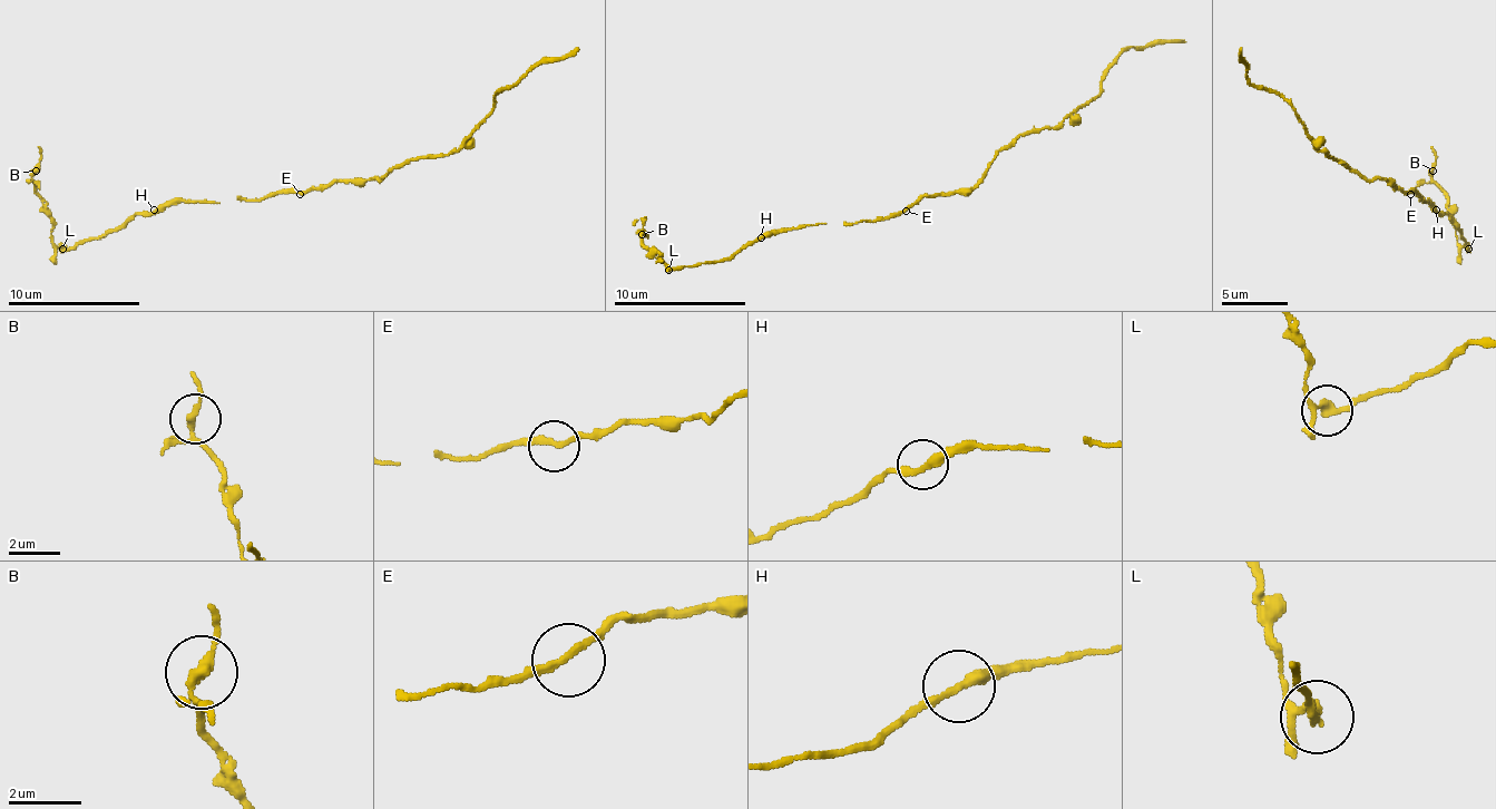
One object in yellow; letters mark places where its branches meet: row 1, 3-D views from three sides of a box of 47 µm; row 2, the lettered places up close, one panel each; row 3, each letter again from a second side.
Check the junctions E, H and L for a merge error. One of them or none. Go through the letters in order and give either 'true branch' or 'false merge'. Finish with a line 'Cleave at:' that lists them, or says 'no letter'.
E: true branch
H: true branch
L: false merge
Cleave at: L

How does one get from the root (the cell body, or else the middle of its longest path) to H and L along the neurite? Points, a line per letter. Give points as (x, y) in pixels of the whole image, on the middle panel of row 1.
H: (906, 207), (872, 221), (807, 224), (786, 231), (768, 231), (761, 237)
L: (906, 207), (872, 221), (807, 224), (786, 231), (768, 231), (758, 241), (748, 241), (724, 261), (668, 270)

